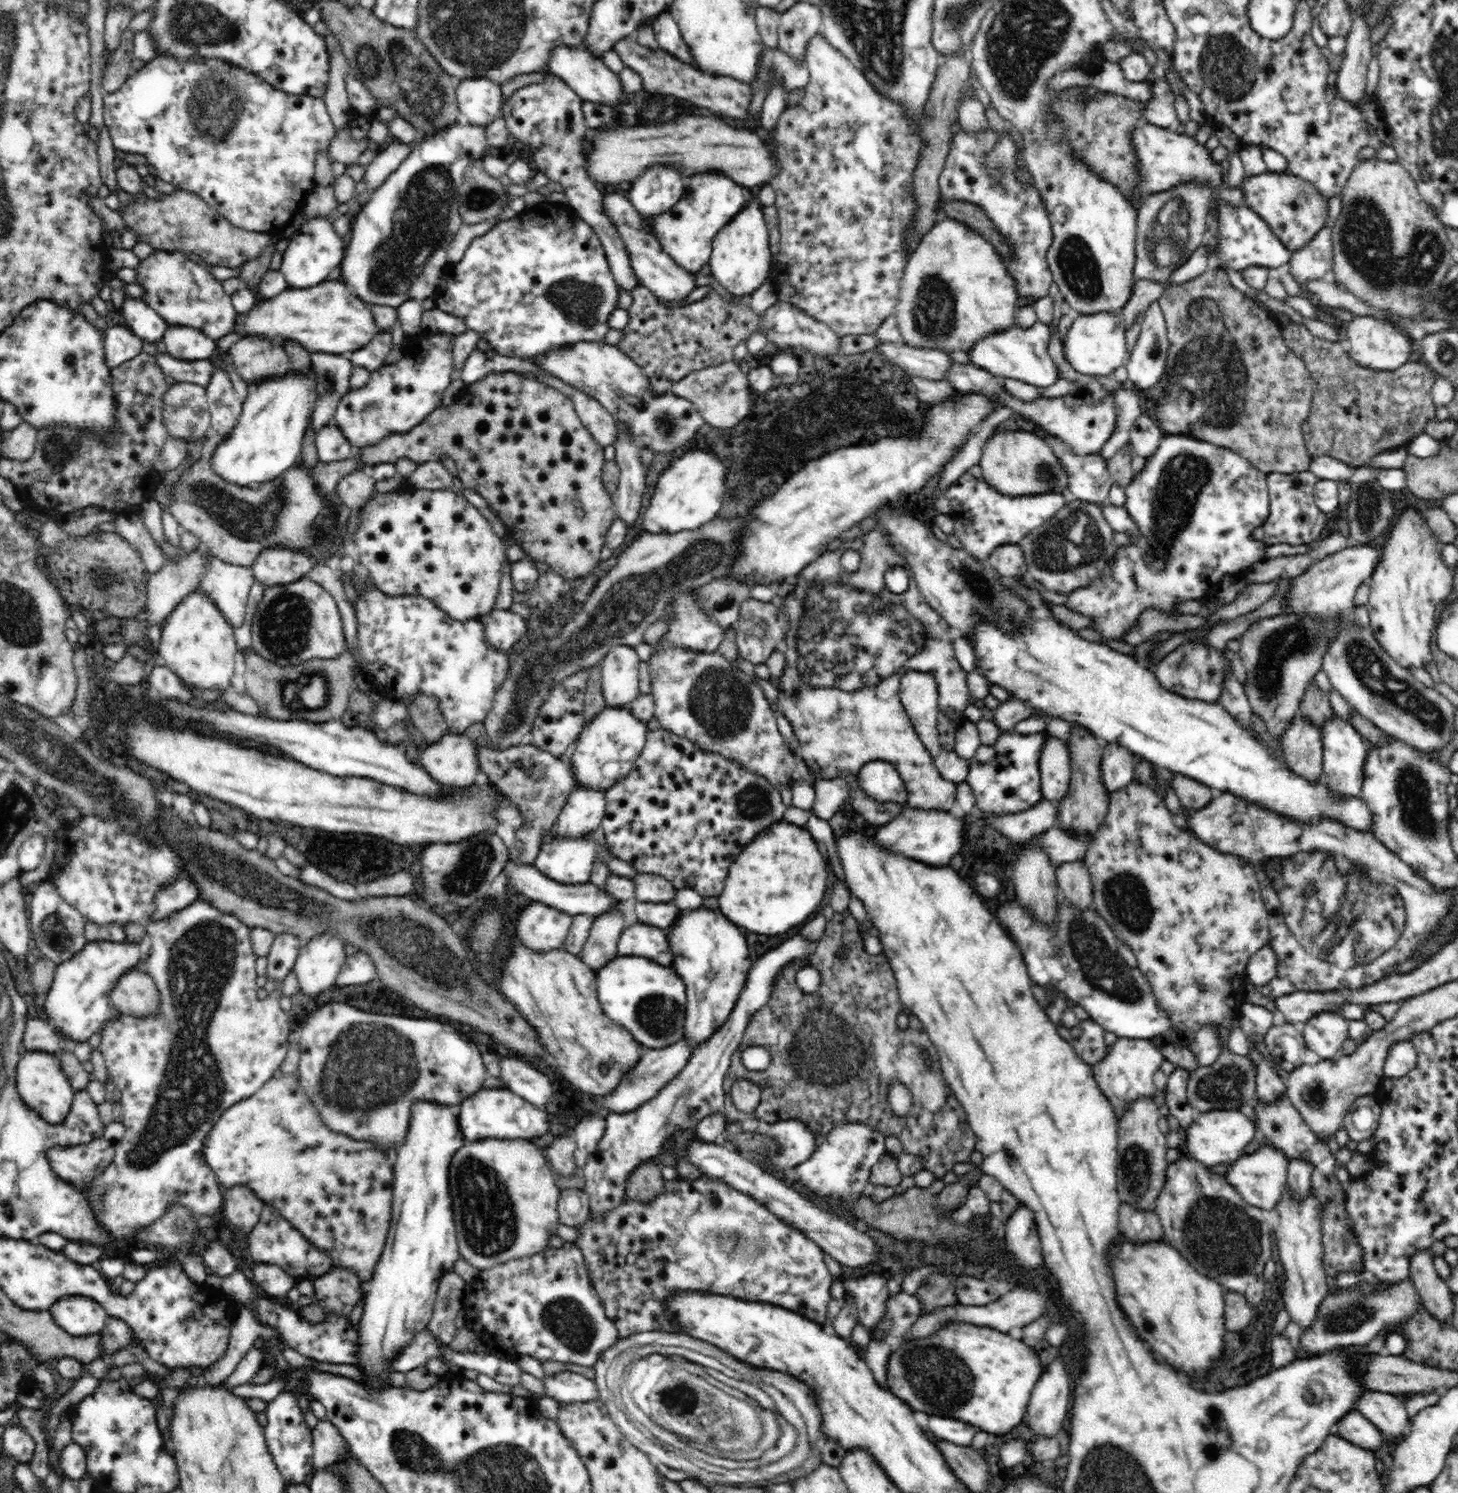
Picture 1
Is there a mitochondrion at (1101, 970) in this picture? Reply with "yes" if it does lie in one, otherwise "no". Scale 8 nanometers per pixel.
yes

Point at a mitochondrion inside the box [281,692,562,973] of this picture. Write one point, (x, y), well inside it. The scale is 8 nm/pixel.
(470, 872)

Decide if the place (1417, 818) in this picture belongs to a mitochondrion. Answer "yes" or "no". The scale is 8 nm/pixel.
yes

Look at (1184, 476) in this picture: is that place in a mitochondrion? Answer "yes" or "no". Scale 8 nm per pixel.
yes

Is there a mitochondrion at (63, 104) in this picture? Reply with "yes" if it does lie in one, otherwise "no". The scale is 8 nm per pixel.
no

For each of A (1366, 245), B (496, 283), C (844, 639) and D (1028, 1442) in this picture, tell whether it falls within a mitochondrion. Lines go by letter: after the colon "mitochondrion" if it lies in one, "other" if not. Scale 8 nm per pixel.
A: mitochondrion
B: other
C: mitochondrion
D: other

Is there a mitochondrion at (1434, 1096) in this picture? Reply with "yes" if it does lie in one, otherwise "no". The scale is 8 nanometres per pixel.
no

